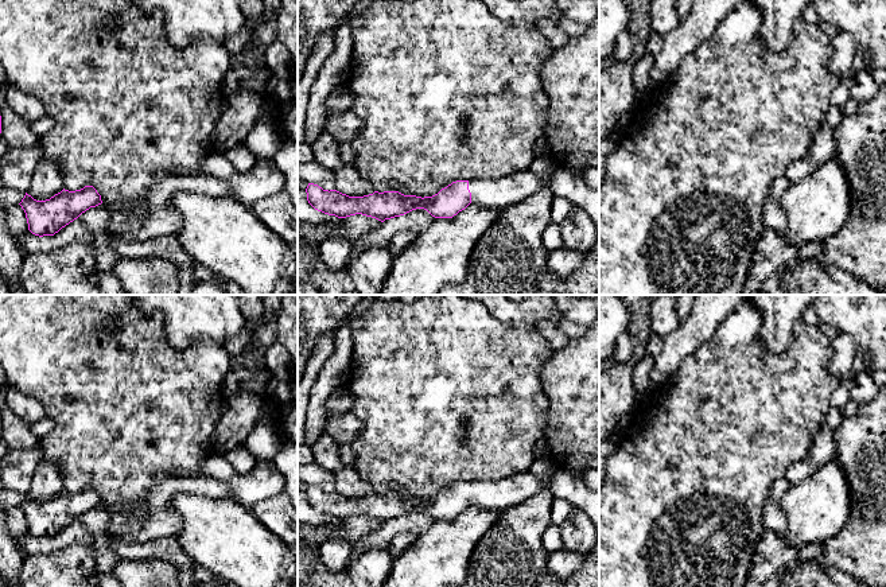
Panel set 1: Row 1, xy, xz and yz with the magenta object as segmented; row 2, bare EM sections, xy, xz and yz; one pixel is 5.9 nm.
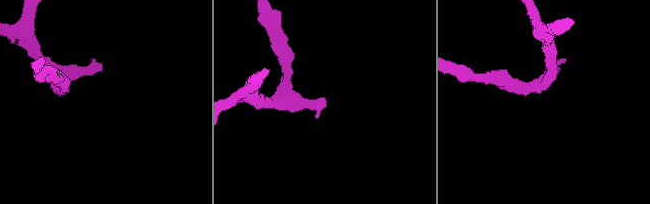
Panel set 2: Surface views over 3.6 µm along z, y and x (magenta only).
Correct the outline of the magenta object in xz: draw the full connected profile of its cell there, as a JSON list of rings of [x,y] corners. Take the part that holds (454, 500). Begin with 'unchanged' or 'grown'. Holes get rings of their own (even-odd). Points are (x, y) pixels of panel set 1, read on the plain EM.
grown; [[[525,471],[497,482],[456,482],[438,495],[424,499],[399,493],[374,493],[364,498],[349,498],[337,491],[323,491],[314,485],[308,485],[306,494],[308,505],[325,516],[338,520],[362,516],[384,524],[416,510],[424,510],[435,520],[452,520],[470,505],[504,512],[541,489],[541,482]]]

